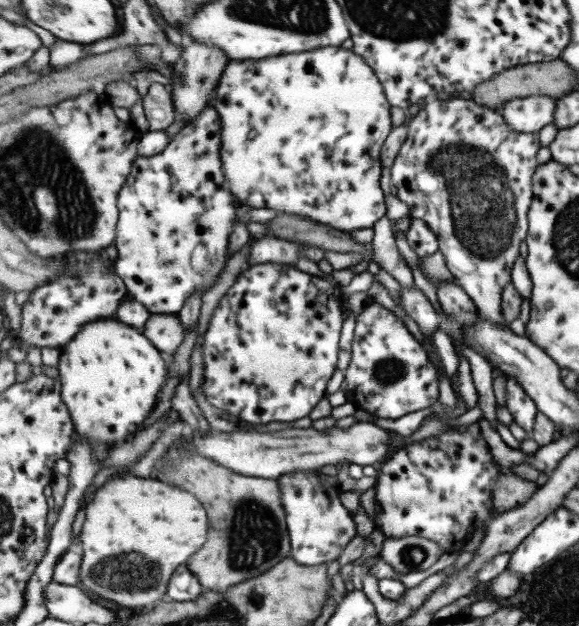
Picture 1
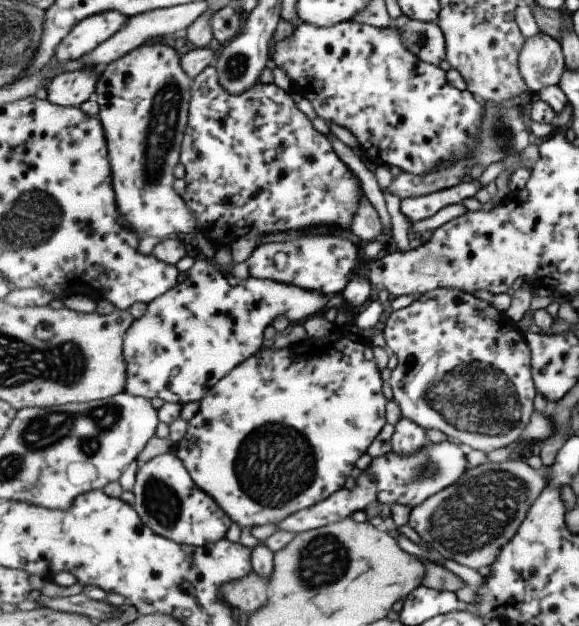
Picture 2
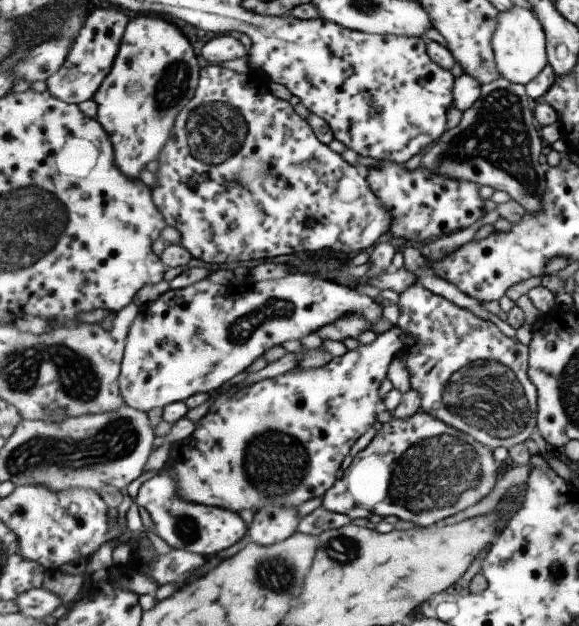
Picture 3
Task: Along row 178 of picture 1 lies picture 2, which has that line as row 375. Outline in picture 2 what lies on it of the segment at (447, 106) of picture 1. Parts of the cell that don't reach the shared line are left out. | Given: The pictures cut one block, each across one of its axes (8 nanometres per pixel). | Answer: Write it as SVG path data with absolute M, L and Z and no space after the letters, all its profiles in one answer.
M437 289L422 294L409 306L397 309L390 314L383 330L384 340L387 348L395 353L398 360L397 366L393 369L389 383L392 387L393 400L400 407L401 415L406 419L413 419L418 425L427 428L435 428L447 433L451 439L464 447L479 449L485 453L497 448L505 448L519 443L524 438L524 433L528 430L532 421L533 402L537 396L536 382L532 373L532 354L528 345L527 336L519 330L516 322L506 312L499 312L493 308L489 302L473 296L473 294L459 289Z

